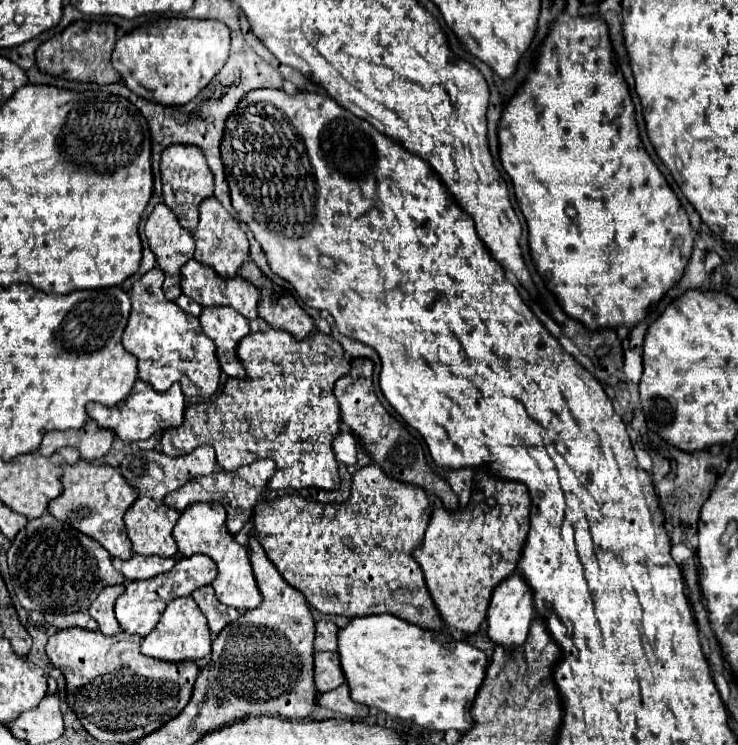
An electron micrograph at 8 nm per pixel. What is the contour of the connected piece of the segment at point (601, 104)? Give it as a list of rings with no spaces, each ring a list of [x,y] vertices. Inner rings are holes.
[[[561,13],[547,31],[547,37],[541,43],[541,53],[537,57],[535,69],[525,77],[523,85],[515,91],[515,95],[509,99],[499,127],[499,159],[505,169],[505,173],[511,177],[513,189],[515,189],[515,199],[519,203],[519,209],[527,221],[529,229],[529,247],[531,247],[531,257],[537,265],[539,275],[547,281],[549,289],[557,295],[563,311],[585,323],[589,329],[599,329],[599,327],[611,327],[617,329],[619,325],[625,327],[635,327],[647,313],[647,307],[651,303],[657,303],[671,285],[679,281],[683,275],[683,269],[691,257],[693,249],[693,233],[689,225],[687,211],[683,209],[681,201],[677,195],[671,191],[667,179],[663,173],[657,169],[657,165],[651,161],[647,151],[641,145],[637,121],[635,121],[635,107],[629,95],[629,87],[623,79],[621,69],[617,69],[615,53],[611,47],[609,39],[609,27],[601,17],[571,17],[569,13]]]

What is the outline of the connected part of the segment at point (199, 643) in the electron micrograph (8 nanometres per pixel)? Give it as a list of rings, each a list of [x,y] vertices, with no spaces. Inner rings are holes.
[[[179,597],[173,599],[161,621],[157,623],[157,627],[153,629],[153,633],[149,633],[143,643],[141,643],[141,651],[149,657],[161,659],[161,661],[197,661],[209,655],[211,651],[211,635],[207,629],[207,619],[203,617],[203,613],[199,611],[199,607],[195,605],[195,601],[191,597]]]

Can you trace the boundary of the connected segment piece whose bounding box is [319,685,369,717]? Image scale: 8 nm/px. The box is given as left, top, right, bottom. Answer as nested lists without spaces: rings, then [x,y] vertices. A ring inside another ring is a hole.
[[[341,685],[339,689],[321,693],[319,695],[319,705],[327,707],[327,709],[331,709],[335,713],[341,713],[345,717],[367,717],[369,715],[369,707],[365,707],[361,703],[355,703],[351,699],[347,685]]]

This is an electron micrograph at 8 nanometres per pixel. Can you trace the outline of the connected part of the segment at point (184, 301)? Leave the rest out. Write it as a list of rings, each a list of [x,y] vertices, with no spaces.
[[[181,295],[181,297],[179,297],[179,301],[175,301],[175,303],[177,303],[177,307],[179,307],[183,313],[193,315],[193,317],[199,317],[199,315],[201,315],[201,311],[203,311],[203,307],[201,307],[199,303],[195,303],[195,301],[187,299],[185,295]]]

